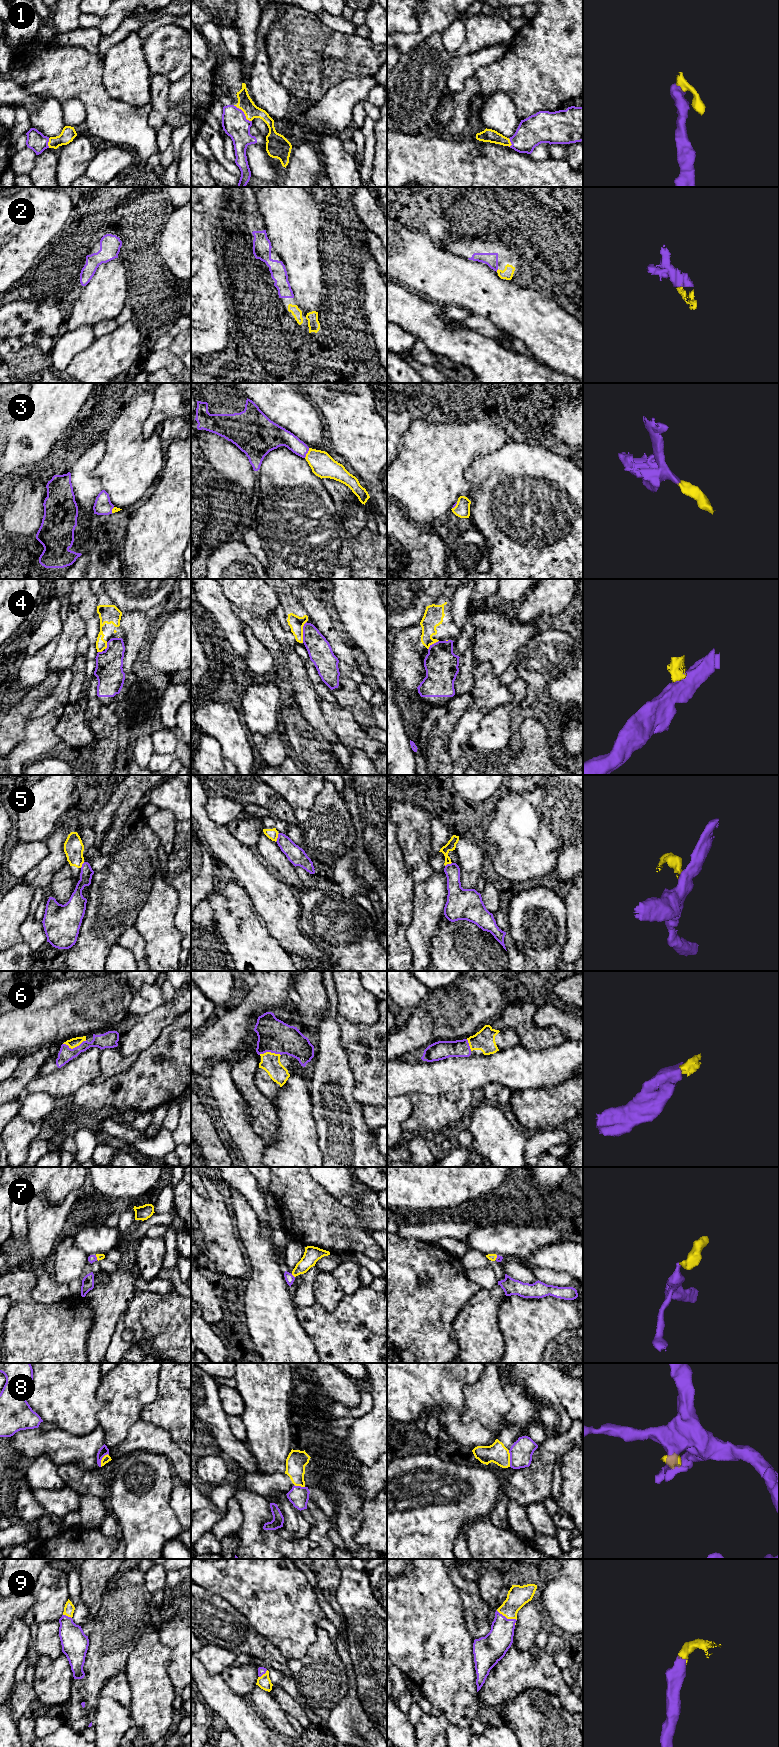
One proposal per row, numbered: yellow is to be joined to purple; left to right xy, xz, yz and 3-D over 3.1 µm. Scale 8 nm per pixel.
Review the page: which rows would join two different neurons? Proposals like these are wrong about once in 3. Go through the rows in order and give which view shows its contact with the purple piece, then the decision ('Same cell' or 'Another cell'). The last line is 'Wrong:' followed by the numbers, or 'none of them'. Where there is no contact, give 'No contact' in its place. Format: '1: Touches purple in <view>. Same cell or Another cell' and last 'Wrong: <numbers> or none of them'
1: Touches purple in xz. Same cell
2: Touches purple in yz. Same cell
3: Touches purple in xz. Same cell
4: Touches purple in xz. Another cell
5: Touches purple in xz. Another cell
6: Touches purple in xy. Same cell
7: Touches purple in xz. Same cell
8: Touches purple in yz. Another cell
9: Touches purple in yz. Same cell
Wrong: 4, 5, 8

